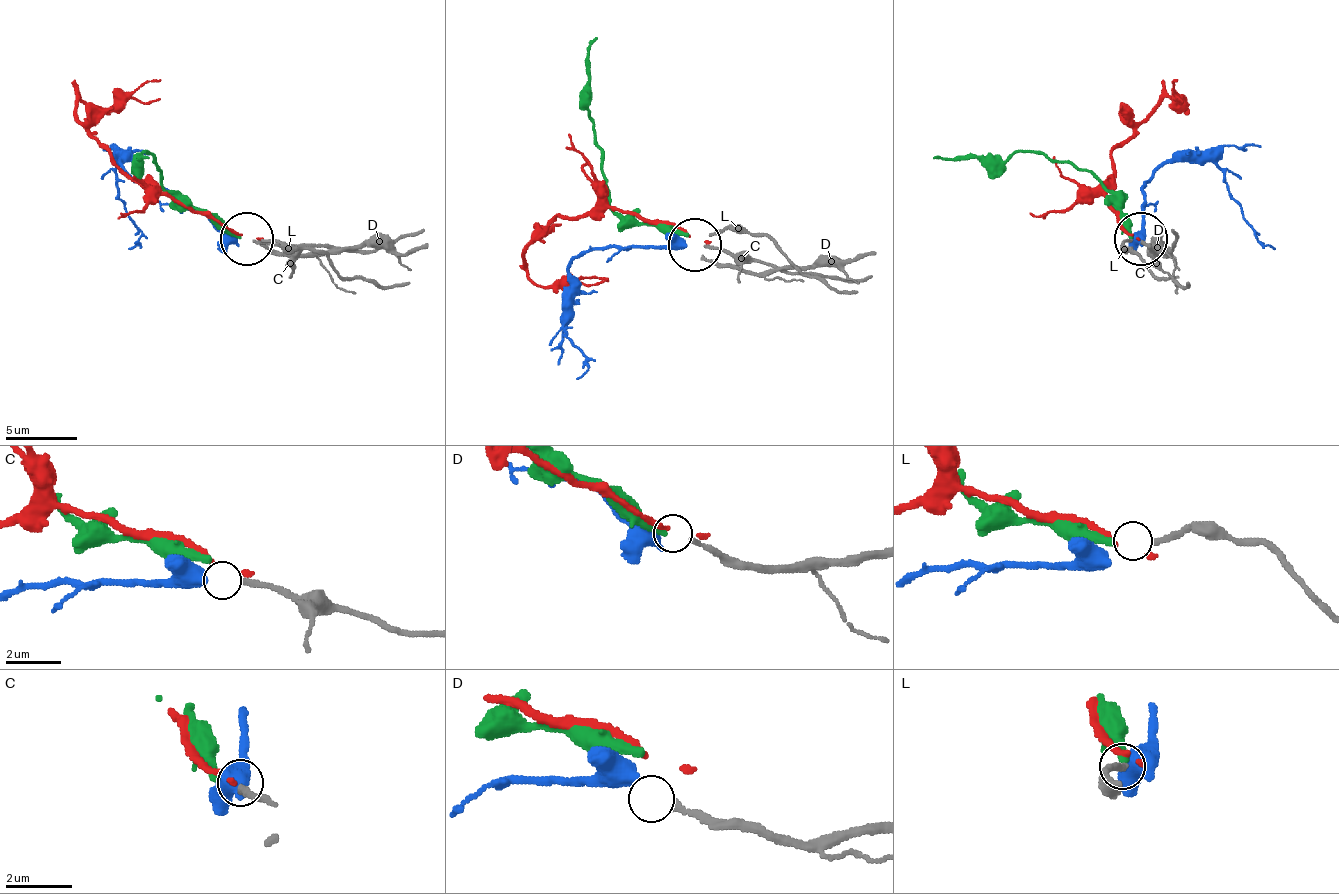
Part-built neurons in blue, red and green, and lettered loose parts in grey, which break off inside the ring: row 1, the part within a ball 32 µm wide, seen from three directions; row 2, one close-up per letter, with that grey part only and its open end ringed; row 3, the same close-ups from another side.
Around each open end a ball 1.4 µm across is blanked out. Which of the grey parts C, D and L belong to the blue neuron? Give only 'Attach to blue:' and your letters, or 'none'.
Attach to blue: C

